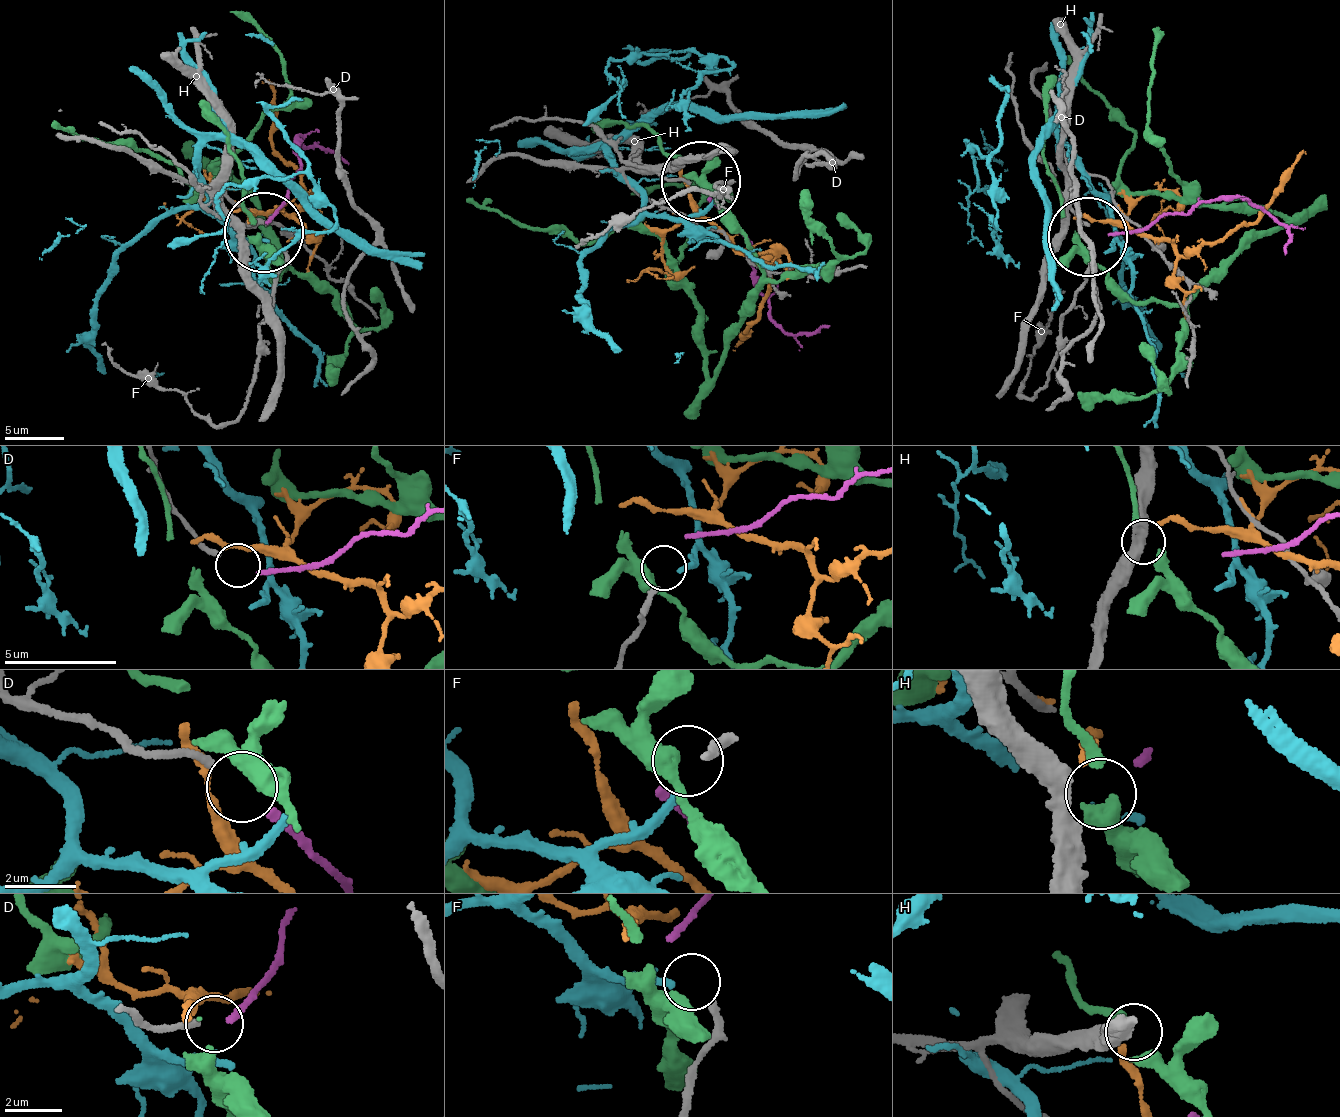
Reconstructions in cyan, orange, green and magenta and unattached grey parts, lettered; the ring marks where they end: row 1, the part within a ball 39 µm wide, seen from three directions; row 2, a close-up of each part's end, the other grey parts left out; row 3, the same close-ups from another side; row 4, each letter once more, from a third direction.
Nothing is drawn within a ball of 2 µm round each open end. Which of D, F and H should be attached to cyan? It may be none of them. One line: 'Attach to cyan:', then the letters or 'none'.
Attach to cyan: F

